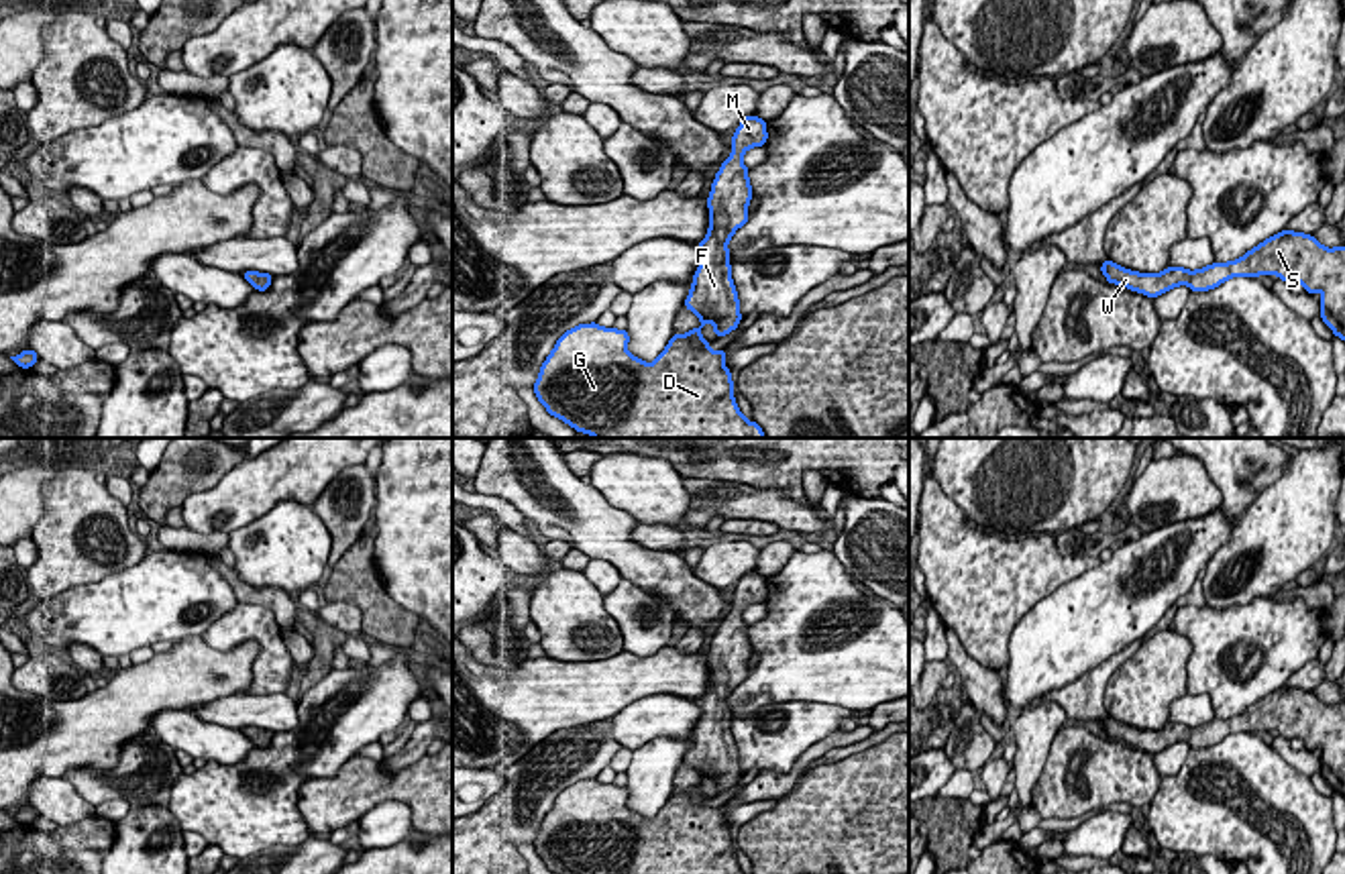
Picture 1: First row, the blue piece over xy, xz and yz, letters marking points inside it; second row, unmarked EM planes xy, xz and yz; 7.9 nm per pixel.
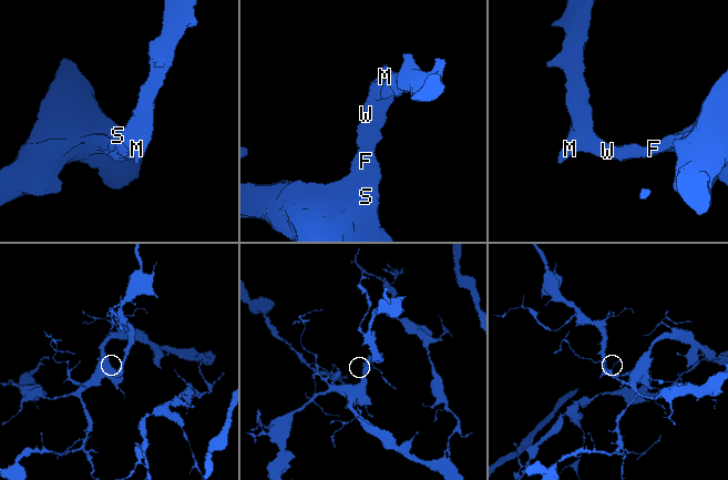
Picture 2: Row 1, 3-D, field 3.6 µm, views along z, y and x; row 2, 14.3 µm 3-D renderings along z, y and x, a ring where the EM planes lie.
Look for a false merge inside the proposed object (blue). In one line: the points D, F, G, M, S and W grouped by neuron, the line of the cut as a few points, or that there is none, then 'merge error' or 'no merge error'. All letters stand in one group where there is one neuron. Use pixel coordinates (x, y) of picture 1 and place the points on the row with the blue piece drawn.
D F G M S W; no cut; no merge error

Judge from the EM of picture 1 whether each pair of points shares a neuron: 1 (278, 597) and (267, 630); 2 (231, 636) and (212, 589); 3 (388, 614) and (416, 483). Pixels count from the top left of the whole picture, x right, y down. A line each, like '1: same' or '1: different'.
1: different
2: different
3: different

